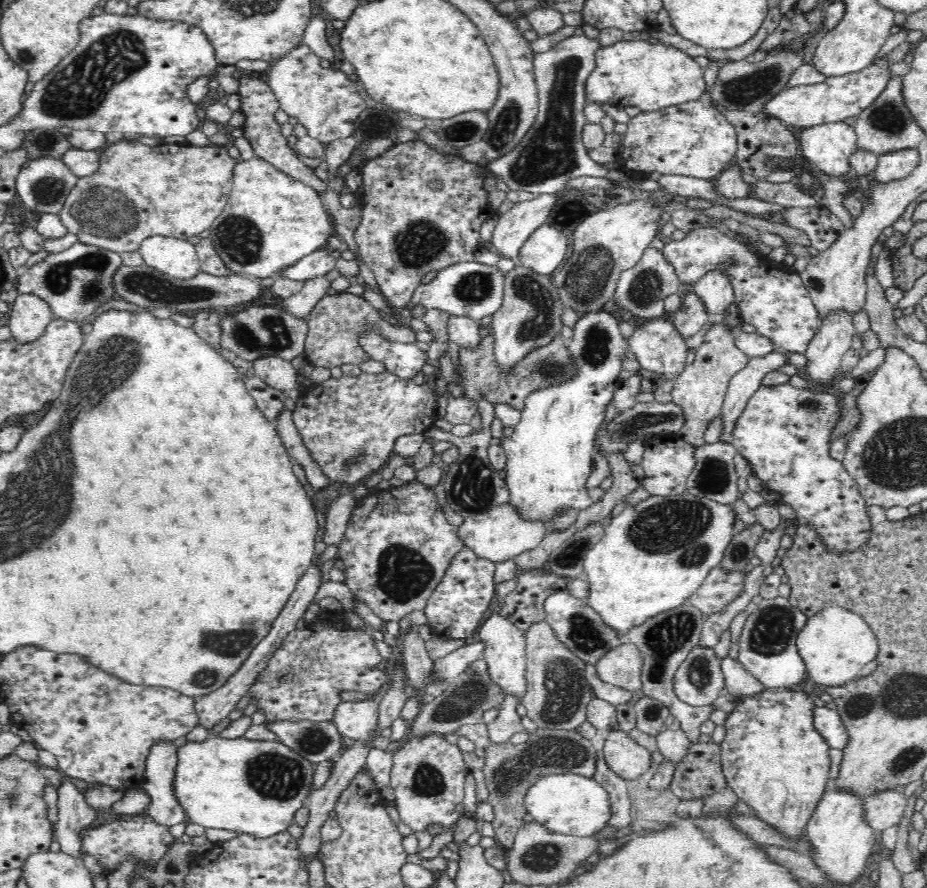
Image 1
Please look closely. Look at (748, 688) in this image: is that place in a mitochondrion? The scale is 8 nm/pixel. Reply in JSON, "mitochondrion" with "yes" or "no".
{"mitochondrion":"no"}

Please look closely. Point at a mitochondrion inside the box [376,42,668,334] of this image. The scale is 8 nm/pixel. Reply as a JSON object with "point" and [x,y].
{"point":[547,153]}

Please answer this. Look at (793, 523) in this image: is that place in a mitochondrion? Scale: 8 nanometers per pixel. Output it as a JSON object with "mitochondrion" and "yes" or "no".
{"mitochondrion":"no"}

